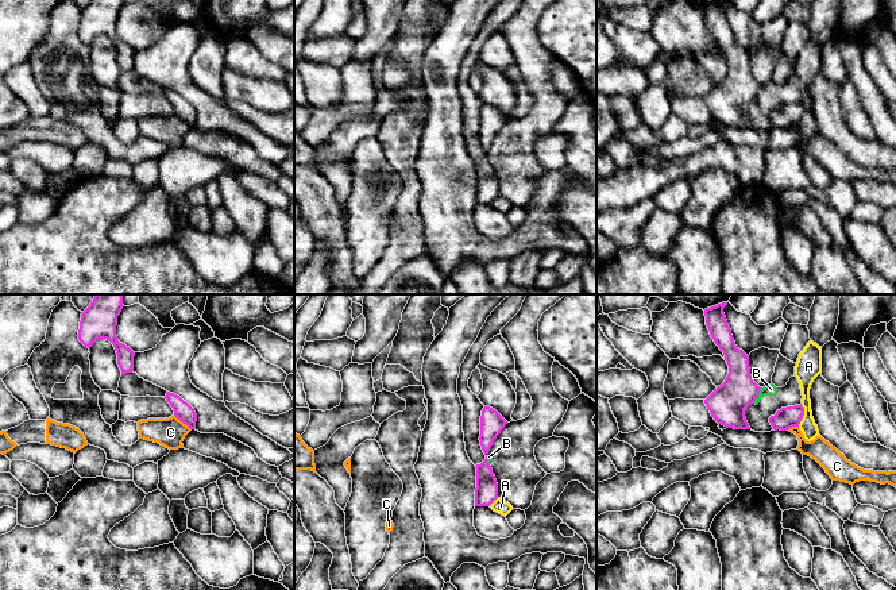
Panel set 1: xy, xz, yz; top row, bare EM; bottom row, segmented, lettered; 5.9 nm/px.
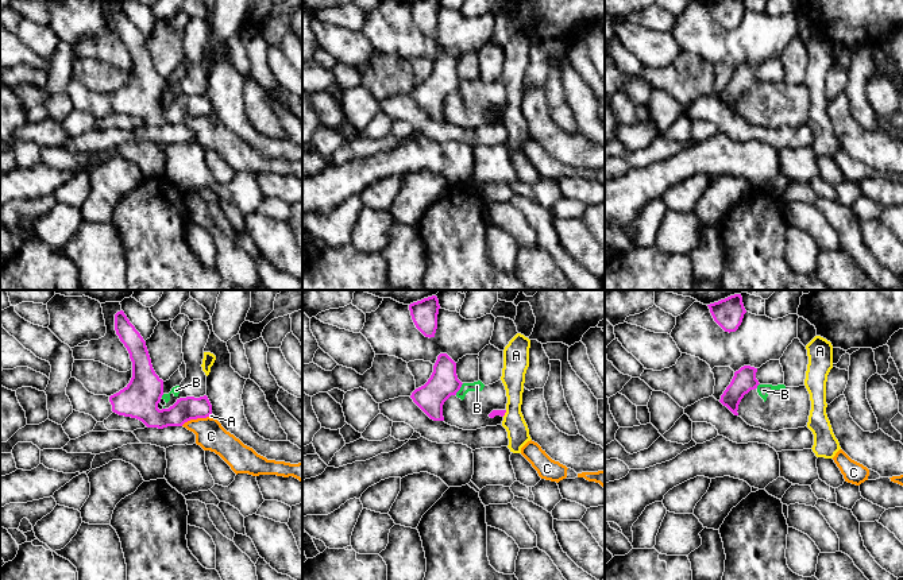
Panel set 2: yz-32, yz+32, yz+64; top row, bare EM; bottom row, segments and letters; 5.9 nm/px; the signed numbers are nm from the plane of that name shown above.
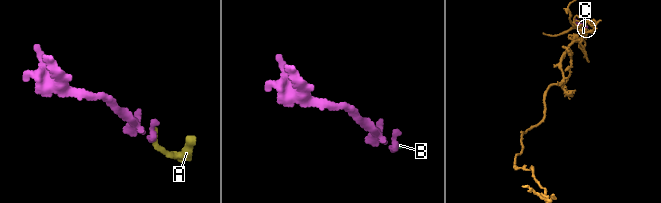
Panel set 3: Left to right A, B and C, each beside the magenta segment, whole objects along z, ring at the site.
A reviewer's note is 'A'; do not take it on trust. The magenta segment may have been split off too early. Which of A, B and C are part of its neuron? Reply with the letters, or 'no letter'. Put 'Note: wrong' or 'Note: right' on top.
Note: wrong
no letter

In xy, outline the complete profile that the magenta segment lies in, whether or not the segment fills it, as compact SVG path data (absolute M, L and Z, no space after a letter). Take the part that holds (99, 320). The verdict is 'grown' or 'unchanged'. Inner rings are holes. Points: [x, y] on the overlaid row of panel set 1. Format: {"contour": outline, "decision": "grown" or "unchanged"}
{"contour": "M96 294L81 313L78 340L88 348L99 339L109 340L117 354L121 374L134 371L135 352L116 336L117 316L123 309L123 294Z", "decision": "unchanged"}

